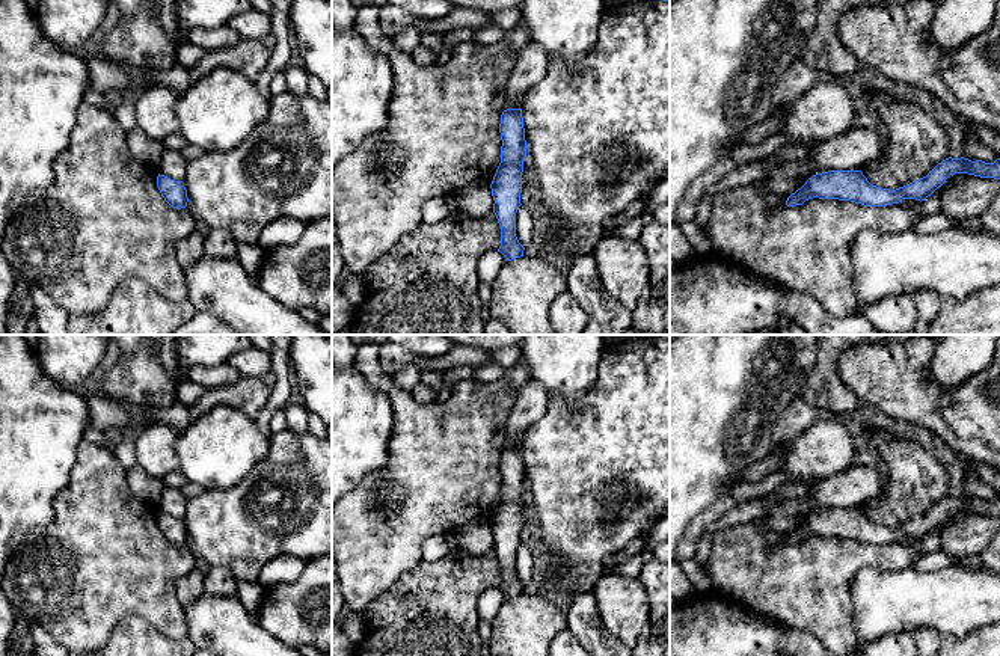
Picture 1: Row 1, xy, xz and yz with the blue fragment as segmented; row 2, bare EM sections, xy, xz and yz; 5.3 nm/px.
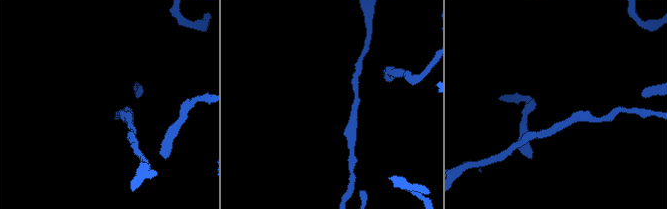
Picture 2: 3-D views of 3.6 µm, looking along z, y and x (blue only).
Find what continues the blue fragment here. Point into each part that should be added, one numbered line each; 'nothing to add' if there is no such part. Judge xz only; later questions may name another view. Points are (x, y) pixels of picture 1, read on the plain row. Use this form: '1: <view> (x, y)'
nothing to add

